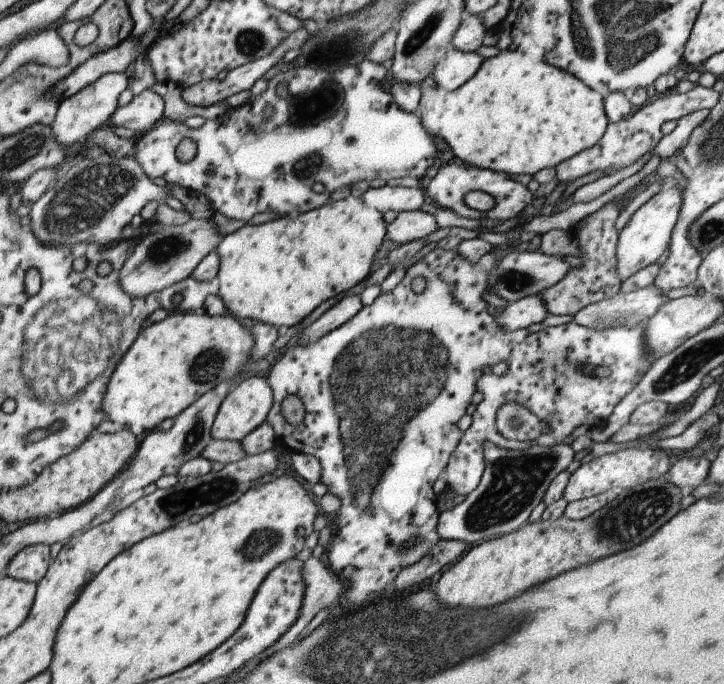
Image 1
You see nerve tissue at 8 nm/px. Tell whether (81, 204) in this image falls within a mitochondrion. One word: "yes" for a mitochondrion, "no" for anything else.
yes

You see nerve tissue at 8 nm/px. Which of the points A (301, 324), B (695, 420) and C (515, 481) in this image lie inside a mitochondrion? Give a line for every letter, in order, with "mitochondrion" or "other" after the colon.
A: other
B: other
C: mitochondrion

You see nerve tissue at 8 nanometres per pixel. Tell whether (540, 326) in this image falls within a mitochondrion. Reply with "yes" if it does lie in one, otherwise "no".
no

